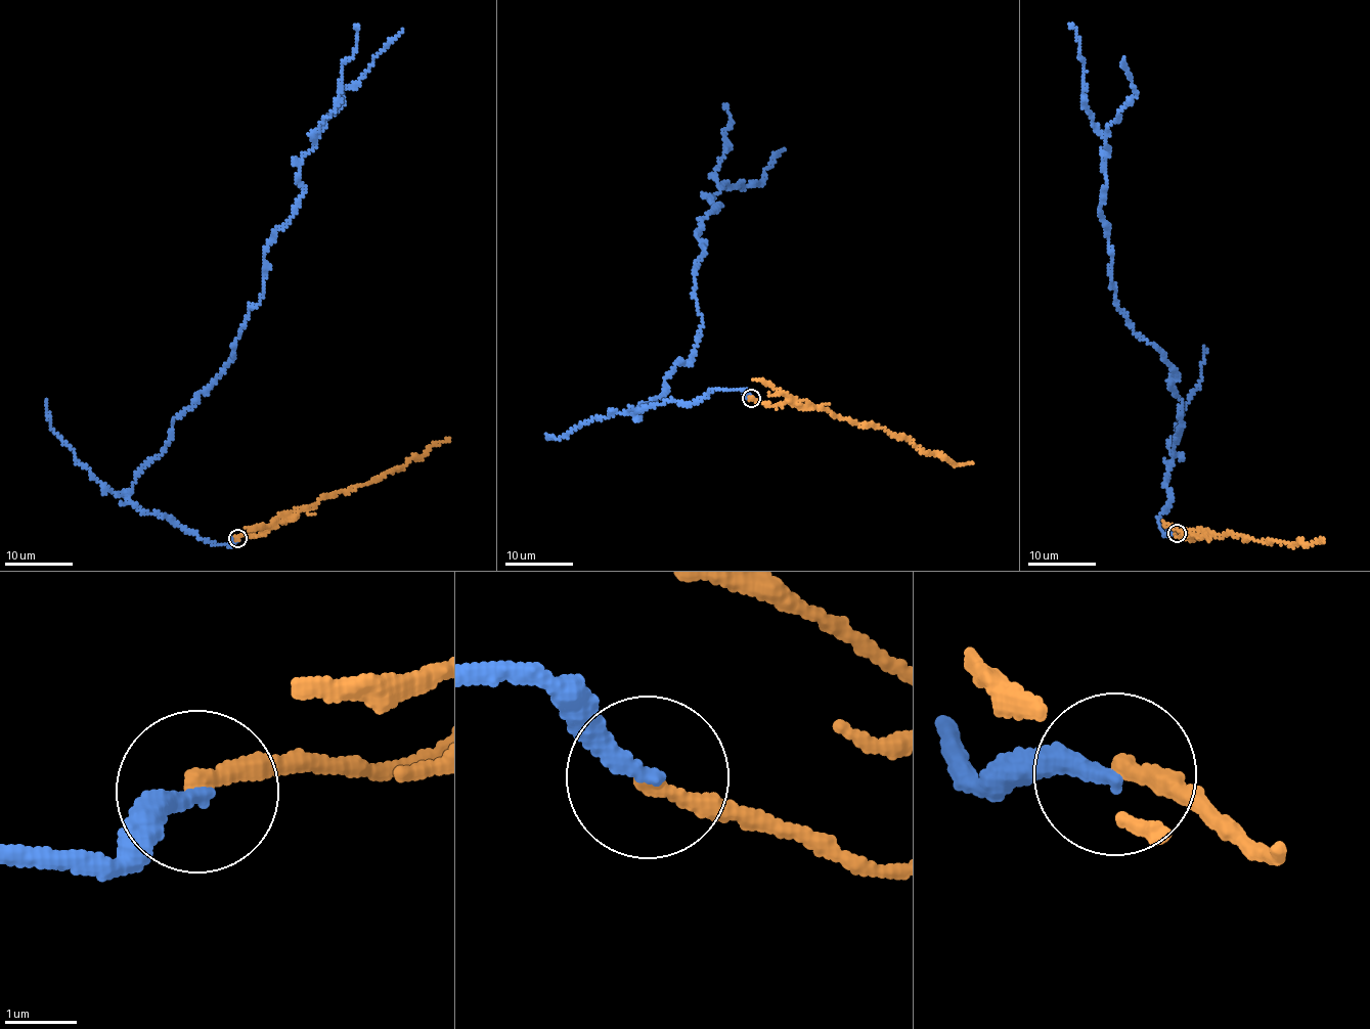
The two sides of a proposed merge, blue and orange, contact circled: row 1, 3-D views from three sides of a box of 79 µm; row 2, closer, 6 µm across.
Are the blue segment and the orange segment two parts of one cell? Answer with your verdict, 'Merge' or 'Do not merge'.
Do not merge

